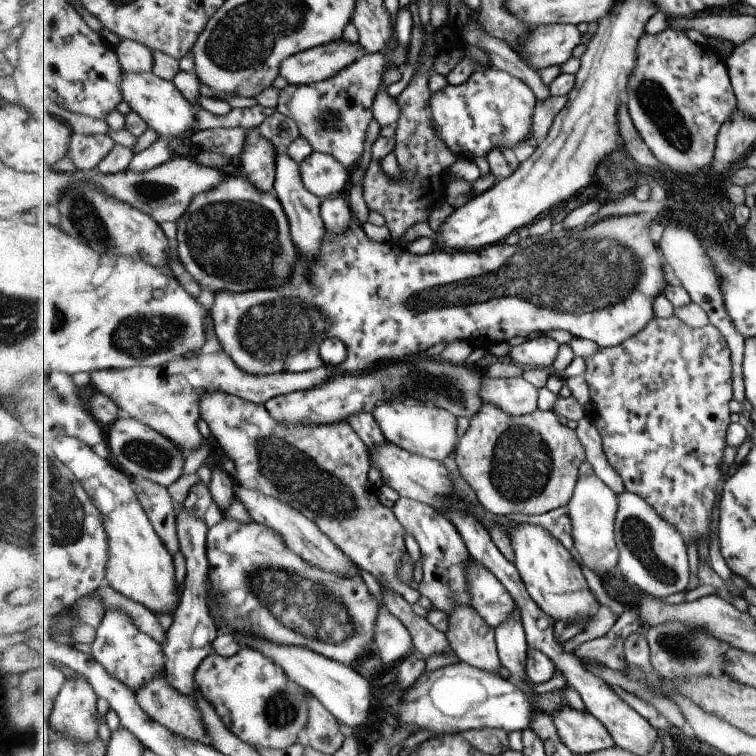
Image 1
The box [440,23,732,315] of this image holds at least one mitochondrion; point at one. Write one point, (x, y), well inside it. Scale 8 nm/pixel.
(653, 100)

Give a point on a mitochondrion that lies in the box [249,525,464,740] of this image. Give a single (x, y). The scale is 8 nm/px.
(279, 710)

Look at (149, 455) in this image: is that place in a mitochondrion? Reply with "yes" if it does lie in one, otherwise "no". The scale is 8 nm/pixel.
yes

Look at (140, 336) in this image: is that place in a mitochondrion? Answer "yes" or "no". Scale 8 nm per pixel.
yes

